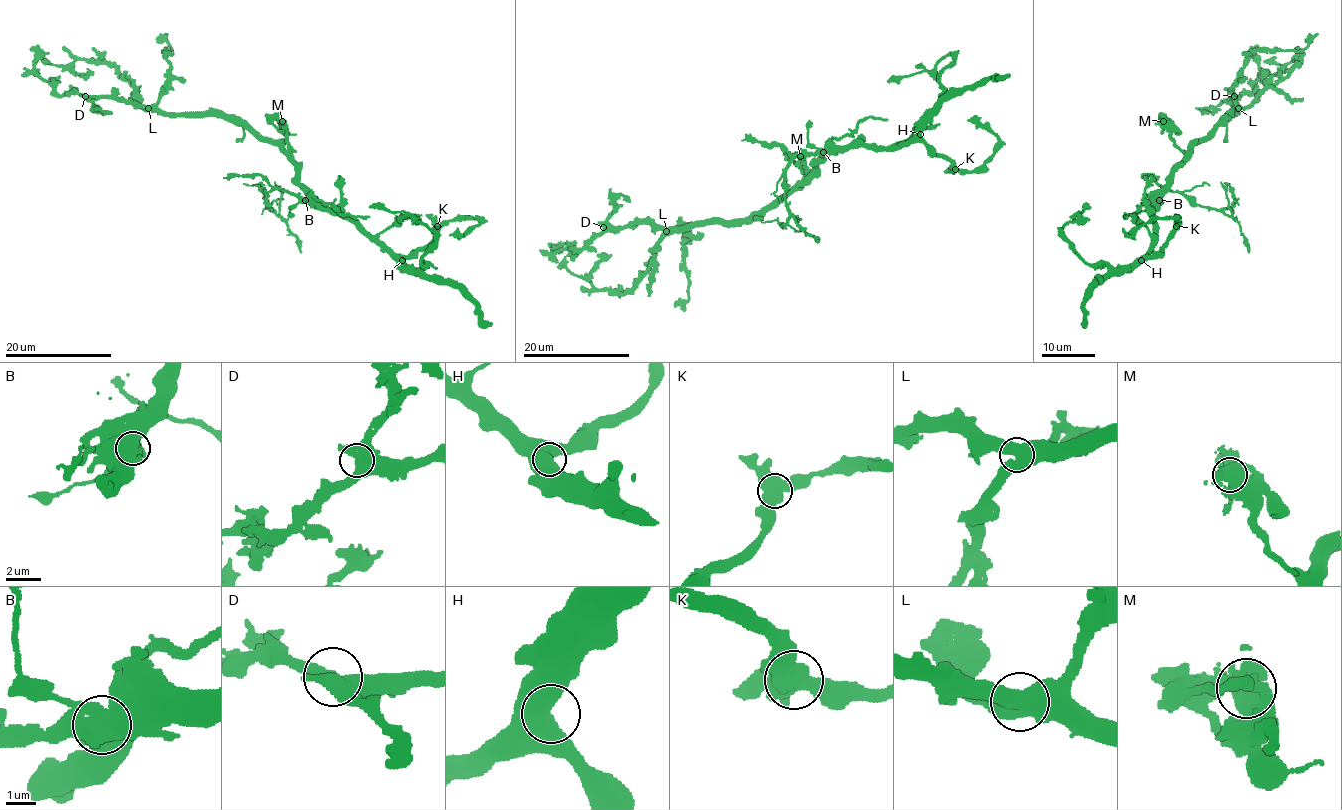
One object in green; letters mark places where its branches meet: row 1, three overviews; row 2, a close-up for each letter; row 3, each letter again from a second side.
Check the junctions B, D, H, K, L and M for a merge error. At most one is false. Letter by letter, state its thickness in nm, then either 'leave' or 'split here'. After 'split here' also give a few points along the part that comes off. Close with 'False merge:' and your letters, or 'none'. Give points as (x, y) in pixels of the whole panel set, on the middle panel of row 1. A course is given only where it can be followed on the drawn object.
B: 650 nm thick; split here; foreign part runs (823, 152), (804, 153), (793, 158), (785, 173), (785, 204), (789, 215), (819, 241)
D: 440 nm thick; leave
H: 650 nm thick; leave
K: 600 nm thick; leave
L: 600 nm thick; leave
M: 600 nm thick; leave
False merge: B

